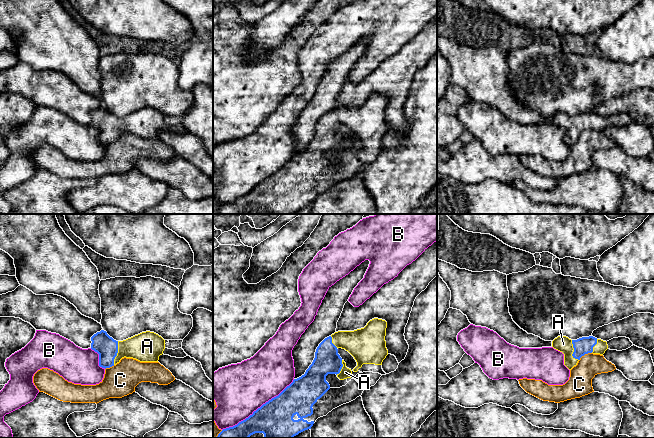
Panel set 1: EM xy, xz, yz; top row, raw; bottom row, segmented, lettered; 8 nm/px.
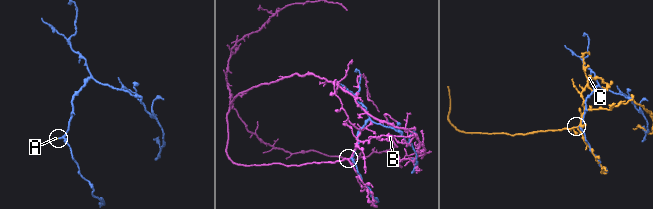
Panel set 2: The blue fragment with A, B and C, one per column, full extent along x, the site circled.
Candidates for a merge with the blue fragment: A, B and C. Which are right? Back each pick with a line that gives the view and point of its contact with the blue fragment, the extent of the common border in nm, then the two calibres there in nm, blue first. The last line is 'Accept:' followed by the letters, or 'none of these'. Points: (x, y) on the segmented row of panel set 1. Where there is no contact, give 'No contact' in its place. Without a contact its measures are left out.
A: Touches blue at xy (117, 352). Shared border 200 nm. Thickness 170 nm (blue) against 240 nm
Accept: A

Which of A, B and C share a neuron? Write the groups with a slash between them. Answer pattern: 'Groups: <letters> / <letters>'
Groups: A / B / C

